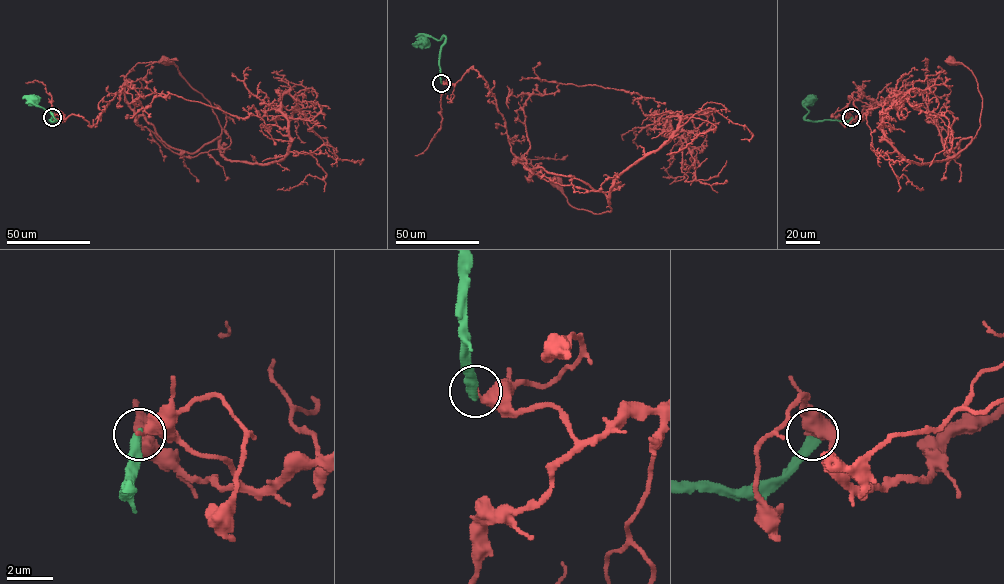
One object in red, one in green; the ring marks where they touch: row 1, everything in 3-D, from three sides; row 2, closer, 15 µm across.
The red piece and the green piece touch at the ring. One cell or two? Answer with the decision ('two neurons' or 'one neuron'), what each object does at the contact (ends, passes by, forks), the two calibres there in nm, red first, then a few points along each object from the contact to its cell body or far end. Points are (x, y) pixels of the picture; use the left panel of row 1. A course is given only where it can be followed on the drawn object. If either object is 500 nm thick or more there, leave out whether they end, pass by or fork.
two neurons; red ends; green ends; calibres 400 and 480 nm; course red (52, 117), (93, 126), (122, 92), (136, 122), (198, 151), (219, 138), (217, 117), (165, 59); course green (52, 117), (50, 121), (56, 120), (34, 100)

